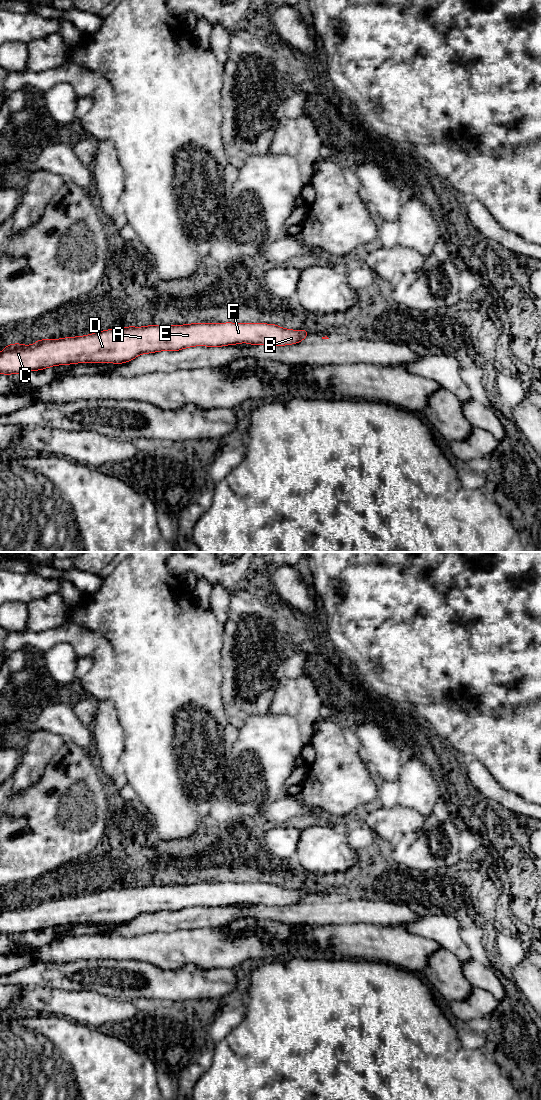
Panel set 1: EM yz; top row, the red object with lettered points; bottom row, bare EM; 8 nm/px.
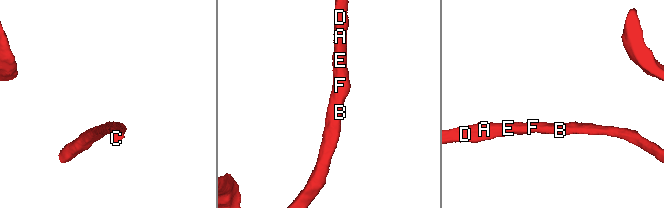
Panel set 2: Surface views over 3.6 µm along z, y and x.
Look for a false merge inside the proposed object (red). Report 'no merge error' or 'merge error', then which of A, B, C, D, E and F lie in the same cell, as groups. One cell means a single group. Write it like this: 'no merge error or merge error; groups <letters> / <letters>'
no merge error; groups A B C D E F

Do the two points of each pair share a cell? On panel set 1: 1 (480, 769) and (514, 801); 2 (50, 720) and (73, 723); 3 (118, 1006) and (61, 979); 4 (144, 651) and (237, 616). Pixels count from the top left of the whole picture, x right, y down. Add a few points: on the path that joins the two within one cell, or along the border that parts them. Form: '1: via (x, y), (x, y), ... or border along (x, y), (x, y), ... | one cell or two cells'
1: via (484, 779), (504, 797) | one cell
2: via (56, 720), (62, 720), (67, 723) | one cell
3: border along (61, 990), (94, 991), (107, 997) | two cells
4: border along (223, 626), (221, 649) | two cells

